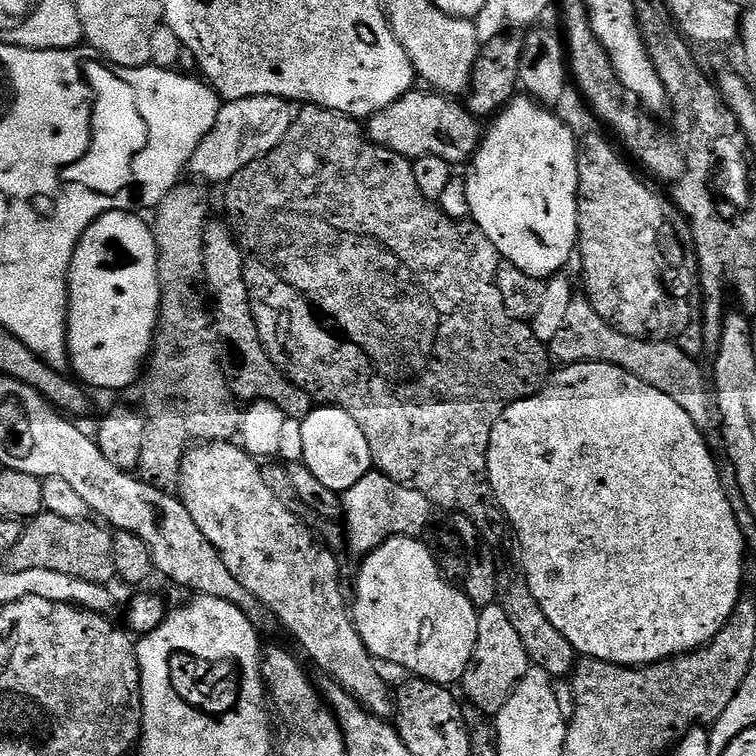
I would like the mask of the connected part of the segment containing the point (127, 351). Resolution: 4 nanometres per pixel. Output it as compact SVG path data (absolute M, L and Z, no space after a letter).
M128 210L107 212L99 216L82 234L70 262L68 359L71 371L76 371L75 375L89 389L130 387L135 382L136 375L138 380L152 351L152 337L156 335L160 319L156 237L152 234L149 221L139 220L136 216L139 215Z

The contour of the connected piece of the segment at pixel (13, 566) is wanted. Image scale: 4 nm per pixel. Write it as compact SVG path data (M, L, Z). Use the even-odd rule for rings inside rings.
M44 512L27 521L24 533L6 557L11 570L58 570L58 574L74 574L86 582L111 585L116 571L112 557L112 537L99 523L88 524L87 519L66 520L52 512Z

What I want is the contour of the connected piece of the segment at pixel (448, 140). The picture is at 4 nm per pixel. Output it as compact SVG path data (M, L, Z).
M435 90L423 91L403 93L398 102L367 117L368 139L382 148L391 148L399 156L437 156L453 166L459 166L463 160L464 163L471 161L482 139L481 121L473 116L459 99Z

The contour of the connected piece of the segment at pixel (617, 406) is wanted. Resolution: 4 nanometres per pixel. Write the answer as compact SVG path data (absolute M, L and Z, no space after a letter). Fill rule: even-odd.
M598 362L569 364L556 371L551 373L548 383L540 391L535 392L533 396L527 396L514 402L510 406L506 406L506 410L502 410L502 418L498 418L498 422L494 422L494 430L490 434L490 446L488 447L488 481L492 487L492 493L496 495L497 504L504 512L505 521L510 528L516 531L516 544L520 547L518 564L524 573L524 580L530 586L530 594L534 594L538 606L542 606L542 614L546 614L546 618L550 618L554 630L558 630L558 634L562 634L562 638L566 638L566 642L570 642L570 646L574 646L574 650L581 657L590 660L610 662L623 668L645 668L648 664L657 664L663 660L671 660L673 656L681 656L687 652L697 652L699 648L707 648L710 641L724 629L726 622L734 614L736 605L742 599L740 587L744 584L744 532L740 529L739 522L736 521L736 512L732 509L727 494L724 493L724 484L720 481L716 460L712 457L712 452L708 449L703 434L700 433L703 432L701 425L696 424L694 418L690 418L690 414L686 414L686 410L682 410L682 406L678 406L678 402L674 402L674 398L670 398L670 394L662 394L662 390L654 390L654 386L642 382L642 378L634 378L634 374L613 364L599 364Z

